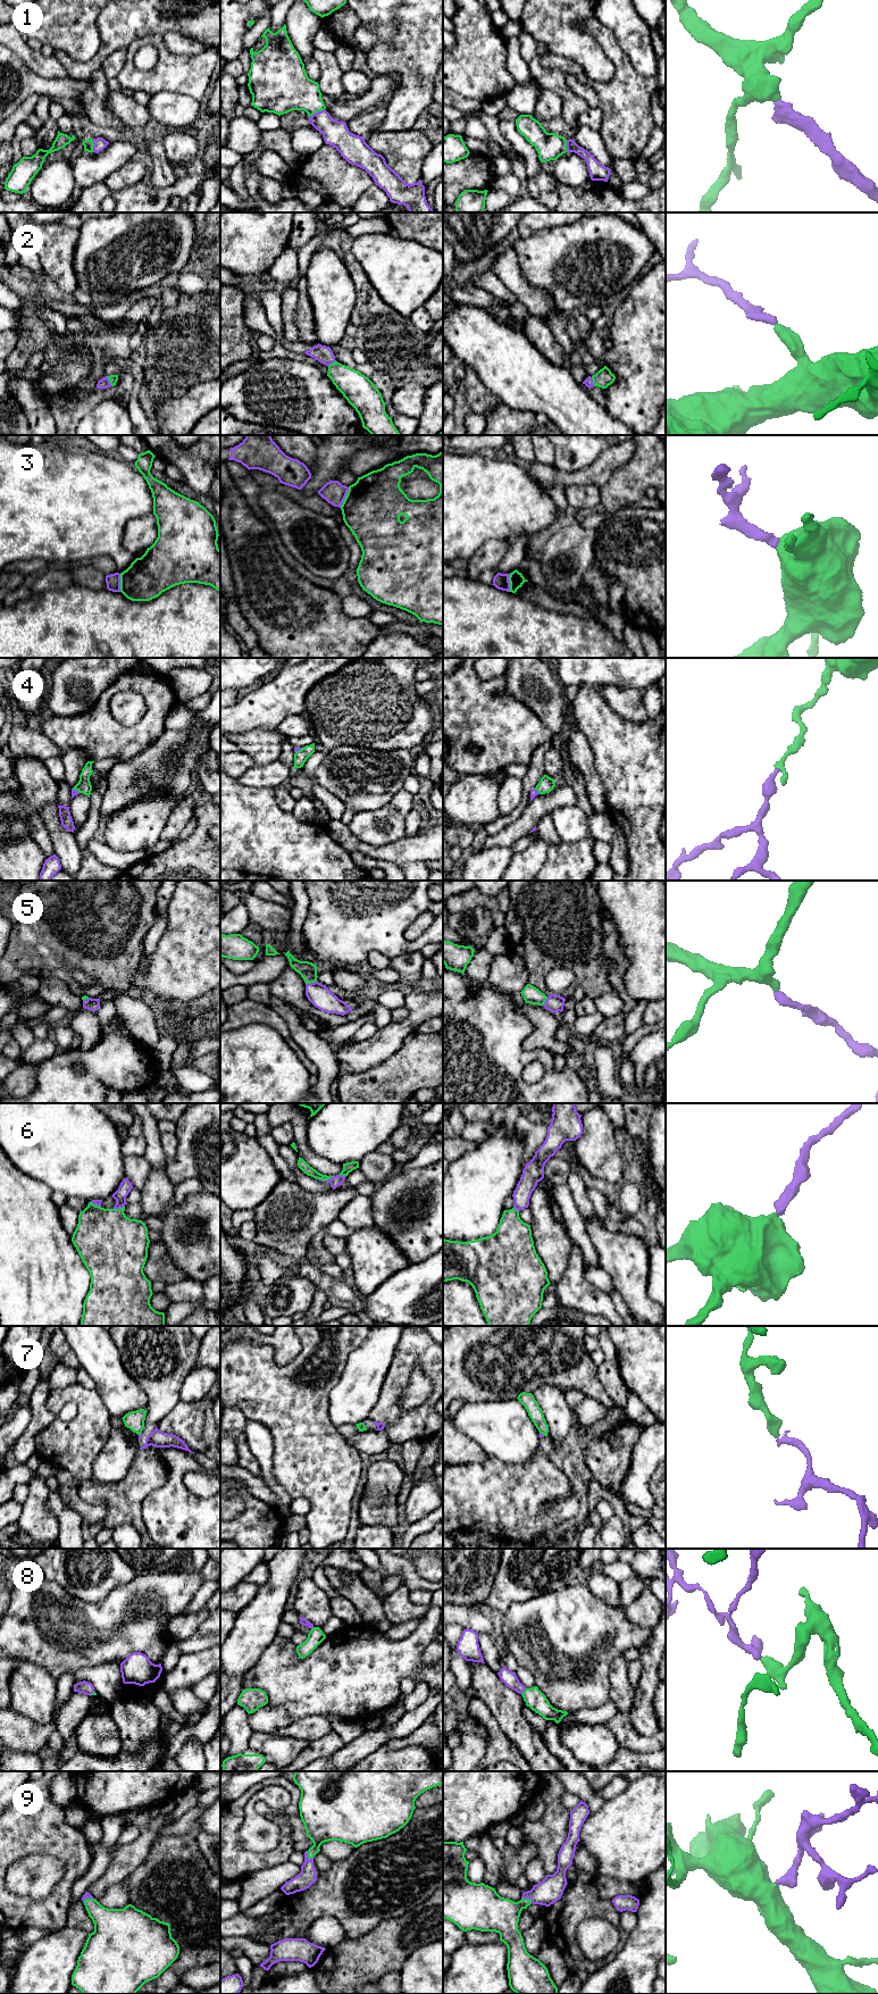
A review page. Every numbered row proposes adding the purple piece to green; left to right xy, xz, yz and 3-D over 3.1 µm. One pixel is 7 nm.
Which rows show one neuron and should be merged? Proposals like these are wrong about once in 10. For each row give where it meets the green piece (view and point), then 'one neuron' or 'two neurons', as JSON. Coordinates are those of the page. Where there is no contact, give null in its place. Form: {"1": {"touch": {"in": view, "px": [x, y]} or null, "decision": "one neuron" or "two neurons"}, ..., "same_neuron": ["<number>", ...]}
{"1": {"touch": {"in": "xz", "px": [316, 111]}, "decision": "one neuron"}, "2": {"touch": {"in": "xy", "px": [109, 380]}, "decision": "one neuron"}, "3": {"touch": {"in": "xz", "px": [345, 498]}, "decision": "two neurons"}, "4": {"touch": {"in": "xy", "px": [76, 790]}, "decision": "one neuron"}, "5": {"touch": {"in": "xz", "px": [310, 982]}, "decision": "one neuron"}, "6": {"touch": {"in": "xz", "px": [326, 1179]}, "decision": "one neuron"}, "7": {"touch": {"in": "yz", "px": [542, 1433]}, "decision": "one neuron"}, "8": {"touch": {"in": "yz", "px": [524, 1692]}, "decision": "one neuron"}, "9": {"touch": {"in": "xz", "px": [308, 1858]}, "decision": "one neuron"}, "same_neuron": ["1", "2", "4", "5", "6", "7", "8", "9"]}

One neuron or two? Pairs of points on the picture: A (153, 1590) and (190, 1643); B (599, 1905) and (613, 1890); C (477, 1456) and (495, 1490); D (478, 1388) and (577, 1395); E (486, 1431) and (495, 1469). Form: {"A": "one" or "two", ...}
{"A": "two", "B": "two", "C": "two", "D": "two", "E": "two"}

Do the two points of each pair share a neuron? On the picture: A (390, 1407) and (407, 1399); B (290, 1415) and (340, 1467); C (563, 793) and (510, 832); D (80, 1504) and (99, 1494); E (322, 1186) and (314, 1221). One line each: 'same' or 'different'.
A: different
B: same
C: same
D: different
E: different

